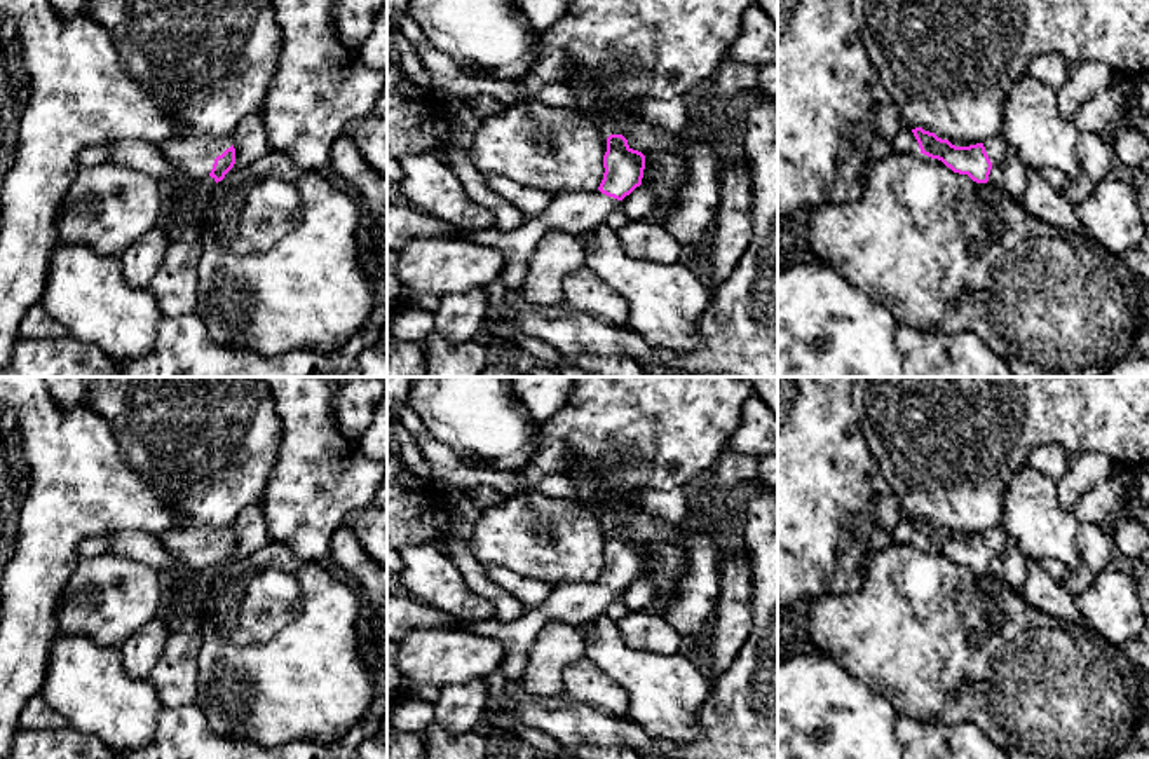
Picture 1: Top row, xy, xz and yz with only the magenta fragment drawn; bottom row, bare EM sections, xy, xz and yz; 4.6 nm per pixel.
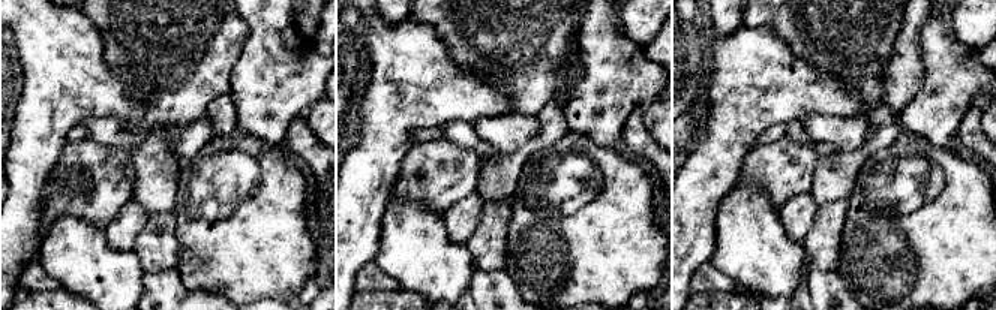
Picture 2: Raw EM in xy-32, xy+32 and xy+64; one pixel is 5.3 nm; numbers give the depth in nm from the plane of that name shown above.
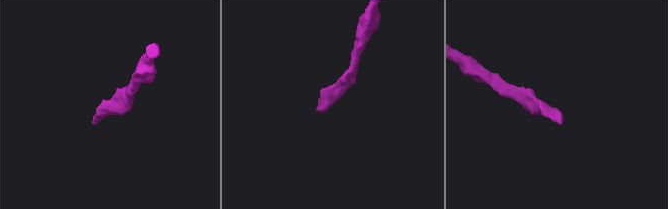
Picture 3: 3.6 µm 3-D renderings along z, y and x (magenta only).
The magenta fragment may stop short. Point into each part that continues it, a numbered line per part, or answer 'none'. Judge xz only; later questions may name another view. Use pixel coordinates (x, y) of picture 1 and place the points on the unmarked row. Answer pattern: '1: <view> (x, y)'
1: xz (576, 602)

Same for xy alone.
1: xy (194, 547)

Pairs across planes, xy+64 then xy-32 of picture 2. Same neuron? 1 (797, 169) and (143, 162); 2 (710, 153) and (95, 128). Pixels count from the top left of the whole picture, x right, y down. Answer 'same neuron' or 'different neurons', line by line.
1: different neurons
2: different neurons

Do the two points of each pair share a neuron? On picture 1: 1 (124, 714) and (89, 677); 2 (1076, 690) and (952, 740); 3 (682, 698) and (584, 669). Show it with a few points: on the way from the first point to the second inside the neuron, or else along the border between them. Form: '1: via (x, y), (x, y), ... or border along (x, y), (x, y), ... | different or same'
1: via (115, 705), (96, 686) | same
2: border along (940, 721), (972, 721), (992, 740) | different
3: border along (586, 655), (625, 691), (628, 698), (626, 712) | different

